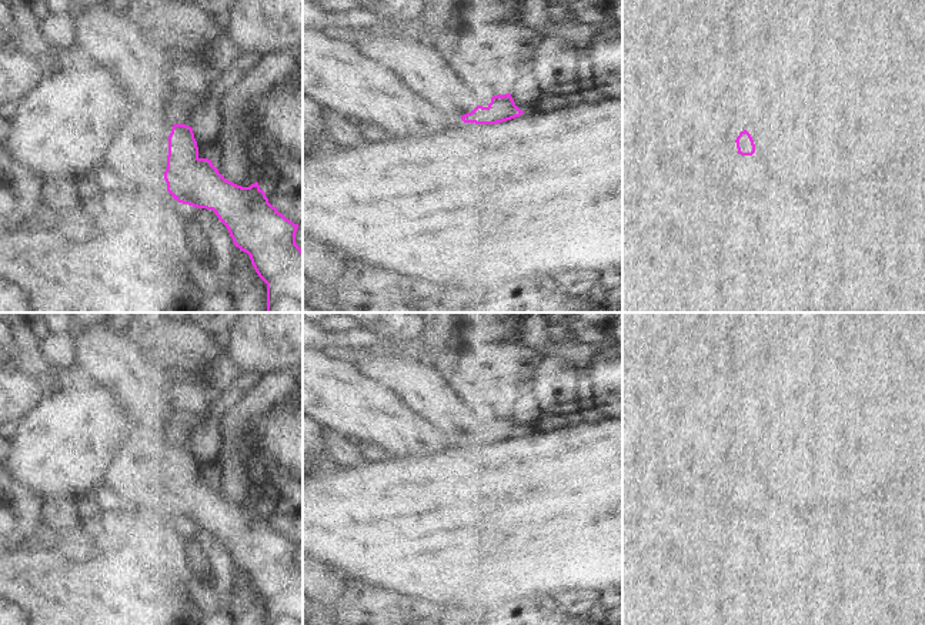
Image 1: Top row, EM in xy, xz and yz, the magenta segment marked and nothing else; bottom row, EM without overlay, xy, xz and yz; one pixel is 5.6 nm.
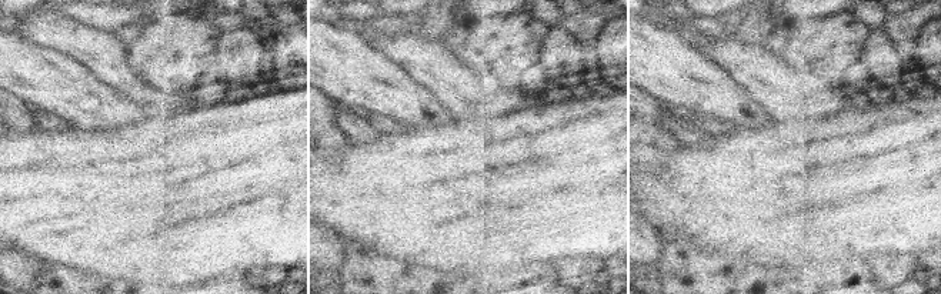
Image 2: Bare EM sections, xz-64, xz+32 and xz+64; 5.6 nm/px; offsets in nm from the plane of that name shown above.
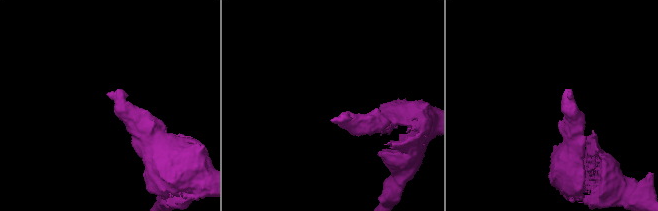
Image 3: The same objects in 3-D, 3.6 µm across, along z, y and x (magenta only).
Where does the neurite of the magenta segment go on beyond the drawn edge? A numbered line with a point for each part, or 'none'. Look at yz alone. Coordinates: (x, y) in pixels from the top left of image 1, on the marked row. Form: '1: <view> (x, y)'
1: yz (727, 147)

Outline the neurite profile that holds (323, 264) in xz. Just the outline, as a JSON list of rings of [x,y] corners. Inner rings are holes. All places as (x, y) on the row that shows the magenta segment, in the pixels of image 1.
[[[303,237],[303,274],[334,290],[344,265],[344,254],[327,244]]]

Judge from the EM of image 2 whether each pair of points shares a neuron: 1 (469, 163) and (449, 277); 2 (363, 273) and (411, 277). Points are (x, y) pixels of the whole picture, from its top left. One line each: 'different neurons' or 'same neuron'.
1: different neurons
2: same neuron

